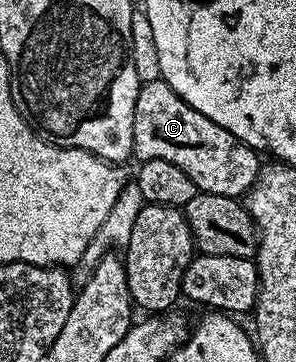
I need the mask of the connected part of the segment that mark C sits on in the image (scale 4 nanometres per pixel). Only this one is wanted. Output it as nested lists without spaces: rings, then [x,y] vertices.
[[[161,79],[139,84],[132,135],[133,156],[139,162],[164,159],[164,163],[176,163],[203,193],[241,198],[249,193],[258,177],[259,154],[238,141],[236,135],[224,131],[220,123],[212,123],[208,115],[200,115]]]

